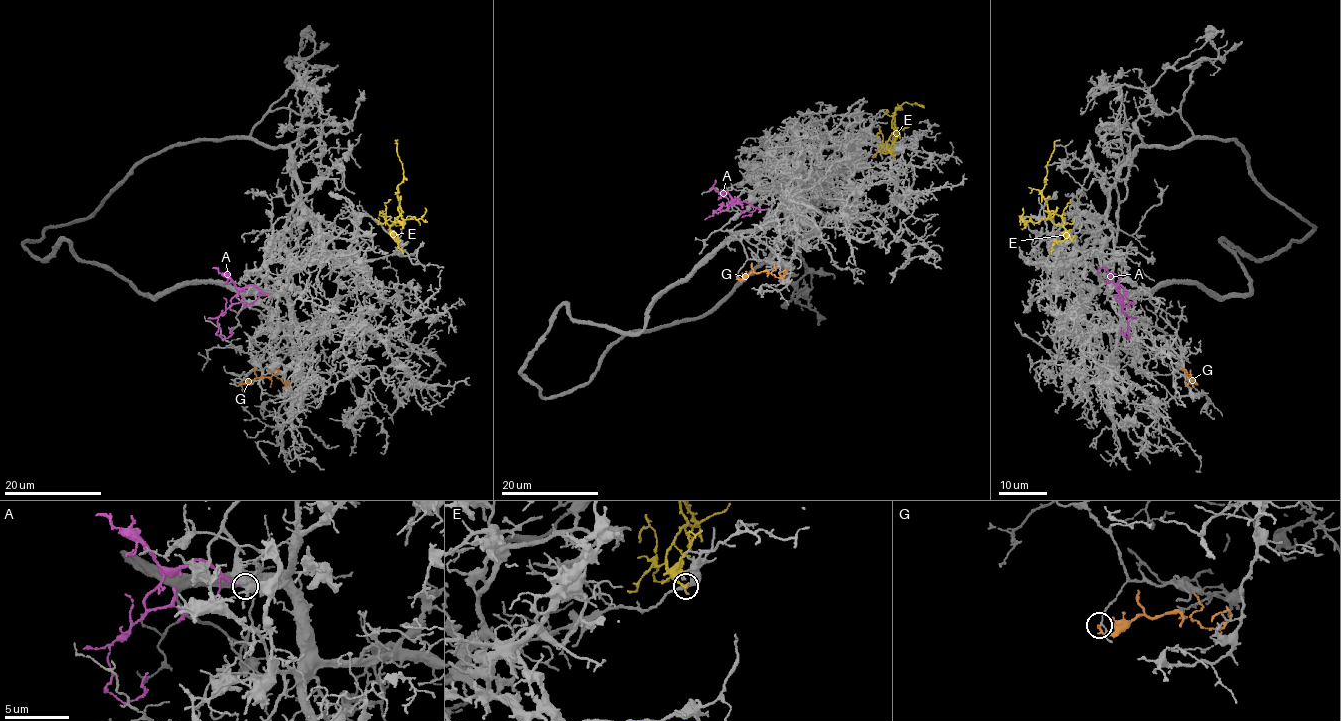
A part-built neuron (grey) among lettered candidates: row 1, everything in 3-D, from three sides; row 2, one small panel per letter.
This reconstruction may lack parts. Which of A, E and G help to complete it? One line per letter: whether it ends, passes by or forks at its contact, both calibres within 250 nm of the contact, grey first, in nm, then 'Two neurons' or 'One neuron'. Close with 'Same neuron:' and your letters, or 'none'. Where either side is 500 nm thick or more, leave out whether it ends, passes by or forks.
A: It ends there. Thickness 200 nm (grey) against 200 nm. One neuron
E: It ends there. Thickness 240 nm (grey) against 240 nm. Two neurons
G: It ends there. Thickness 110 nm (grey) against 160 nm. Two neurons
Same neuron: A

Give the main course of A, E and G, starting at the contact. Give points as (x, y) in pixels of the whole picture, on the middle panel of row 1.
A: (766, 208), (759, 209), (748, 203), (733, 202), (714, 211), (723, 211), (730, 203)
E: (893, 155), (886, 143), (898, 131), (895, 124), (901, 129), (893, 135), (895, 143)
G: (737, 276), (744, 280), (751, 272), (767, 271), (781, 277), (785, 272), (779, 275)

